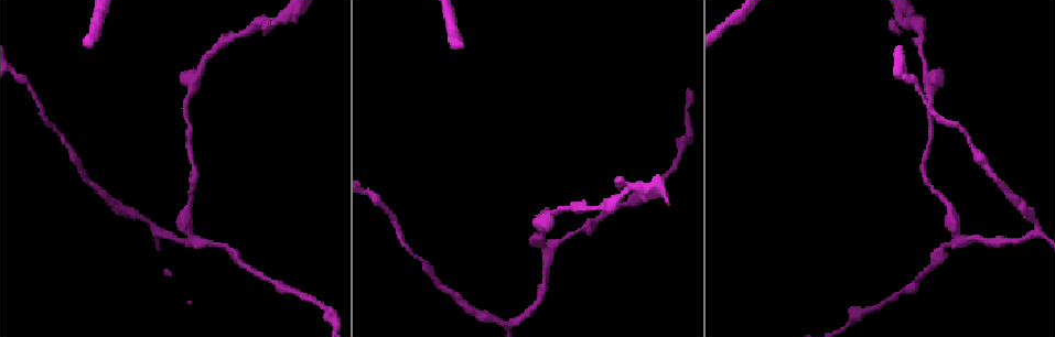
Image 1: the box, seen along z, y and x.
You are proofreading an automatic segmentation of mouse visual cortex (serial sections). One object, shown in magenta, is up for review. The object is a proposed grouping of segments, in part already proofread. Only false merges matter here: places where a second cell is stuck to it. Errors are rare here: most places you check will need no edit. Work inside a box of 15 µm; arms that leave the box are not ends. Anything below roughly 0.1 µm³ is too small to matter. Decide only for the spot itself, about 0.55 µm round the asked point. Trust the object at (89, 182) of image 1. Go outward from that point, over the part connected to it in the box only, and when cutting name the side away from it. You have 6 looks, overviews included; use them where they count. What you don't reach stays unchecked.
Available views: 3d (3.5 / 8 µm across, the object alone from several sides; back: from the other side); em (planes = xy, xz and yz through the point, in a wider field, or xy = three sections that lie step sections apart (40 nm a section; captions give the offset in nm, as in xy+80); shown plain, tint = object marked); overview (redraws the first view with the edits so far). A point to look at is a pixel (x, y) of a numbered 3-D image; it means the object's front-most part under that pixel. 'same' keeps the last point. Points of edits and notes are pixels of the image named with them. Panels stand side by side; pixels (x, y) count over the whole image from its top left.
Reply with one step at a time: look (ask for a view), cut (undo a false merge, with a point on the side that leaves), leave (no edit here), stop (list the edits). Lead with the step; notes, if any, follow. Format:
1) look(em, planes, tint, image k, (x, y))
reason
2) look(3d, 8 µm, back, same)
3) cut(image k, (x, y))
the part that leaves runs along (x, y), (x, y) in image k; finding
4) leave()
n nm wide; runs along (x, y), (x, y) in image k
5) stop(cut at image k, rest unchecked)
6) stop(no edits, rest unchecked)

look(3d, 3.5 µm, back, image 1, (508, 323))
three-way junction

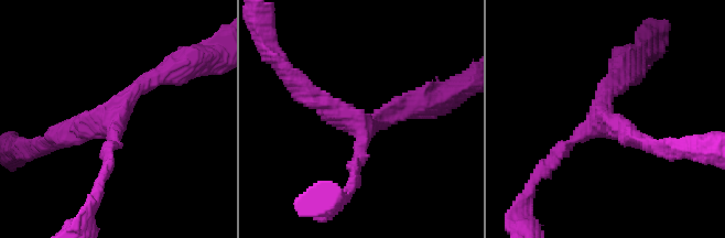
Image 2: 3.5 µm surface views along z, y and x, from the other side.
look(em, planes, tint, image 2, (359, 126))
now the EM

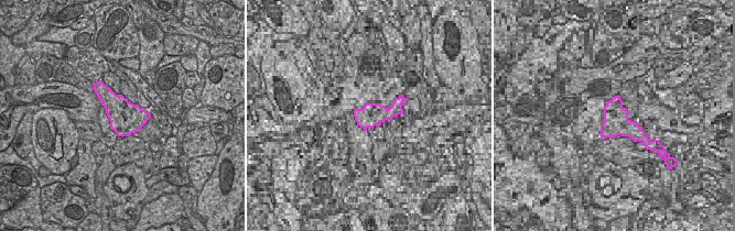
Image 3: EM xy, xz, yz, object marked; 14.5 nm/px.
leave()
runs along (168, 72), (55, 140) in image 2; one cell here

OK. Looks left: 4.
look(3d, 3.5 µm, image 1, (961, 240))
a fork

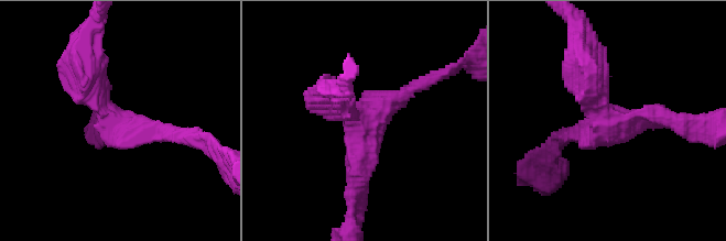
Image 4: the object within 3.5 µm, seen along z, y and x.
look(em, xy, step 3, tint, image 4, (116, 123))
3 arms; arms of 200, 300, 450 nm; shape alone is not enough

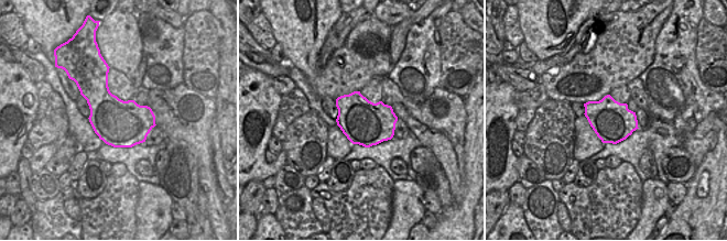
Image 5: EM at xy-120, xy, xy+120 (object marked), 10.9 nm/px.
leave()
runs along (681, 123), (614, 123), (585, 66) in image 4; continuous, no second cell

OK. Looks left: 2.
look(3d, 3.5 µm, image 1, (189, 86))
branch point

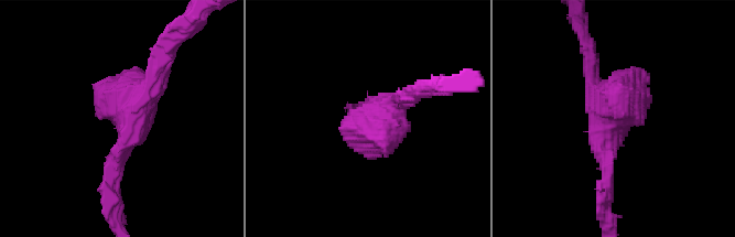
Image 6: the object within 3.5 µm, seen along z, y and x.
look(em, planes, tint, image 6, (607, 121))

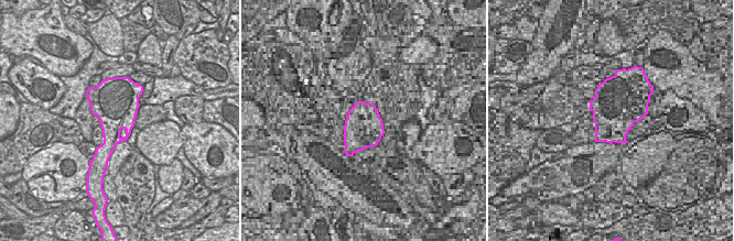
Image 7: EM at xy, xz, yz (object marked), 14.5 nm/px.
leave()
runs along (110, 173), (169, 44) in image 6; continuous, no second cell

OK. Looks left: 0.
stop(no edits, rest unchecked)

